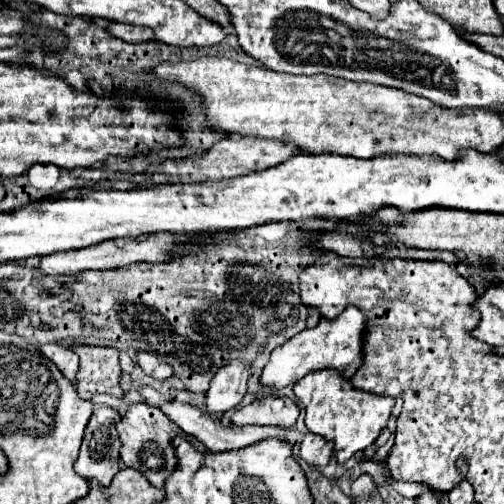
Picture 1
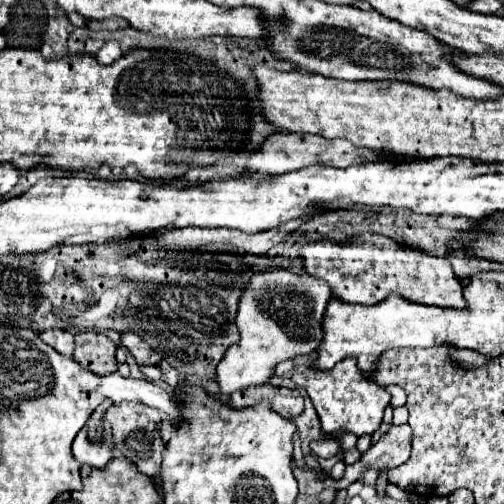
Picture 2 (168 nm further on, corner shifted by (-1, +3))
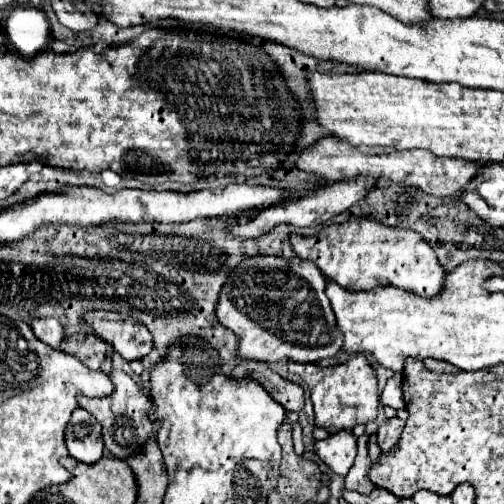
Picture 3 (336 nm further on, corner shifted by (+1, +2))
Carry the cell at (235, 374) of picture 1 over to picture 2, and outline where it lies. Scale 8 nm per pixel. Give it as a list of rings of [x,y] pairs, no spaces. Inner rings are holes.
[[[286,269],[256,273],[238,305],[240,341],[226,351],[216,367],[220,393],[228,397],[234,391],[258,387],[270,379],[276,363],[316,351],[314,347],[322,341],[322,315],[328,299],[330,289],[318,279],[298,277]]]

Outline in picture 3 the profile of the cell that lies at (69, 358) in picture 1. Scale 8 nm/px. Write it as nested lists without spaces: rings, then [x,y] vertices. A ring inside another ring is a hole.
[[[34,318],[30,322],[36,338],[40,338],[44,344],[52,348],[60,348],[60,342],[64,340],[62,324],[56,318]]]

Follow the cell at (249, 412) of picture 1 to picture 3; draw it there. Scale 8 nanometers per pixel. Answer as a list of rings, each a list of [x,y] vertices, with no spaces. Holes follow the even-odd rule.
[[[254,360],[238,362],[236,368],[232,370],[232,378],[246,378],[246,376],[256,378],[266,388],[266,392],[278,404],[282,404],[286,410],[302,410],[304,408],[304,390],[302,390],[302,386],[282,378],[280,374],[270,370],[268,364],[256,364]]]

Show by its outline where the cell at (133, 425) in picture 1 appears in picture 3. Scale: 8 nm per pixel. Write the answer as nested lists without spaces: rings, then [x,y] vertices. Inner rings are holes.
[[[112,370],[110,372],[110,380],[114,384],[114,392],[106,398],[86,398],[86,396],[78,396],[78,404],[80,408],[88,410],[100,424],[102,424],[102,438],[104,438],[104,446],[116,456],[116,458],[128,458],[130,454],[134,454],[136,450],[140,450],[146,440],[150,436],[156,434],[158,424],[154,420],[148,418],[148,408],[150,402],[146,398],[146,394],[142,394],[142,390],[136,386],[136,382],[120,372],[120,370]]]

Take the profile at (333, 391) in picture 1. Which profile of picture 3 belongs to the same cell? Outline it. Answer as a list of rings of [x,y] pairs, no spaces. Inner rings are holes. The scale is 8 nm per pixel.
[[[364,354],[350,356],[348,362],[338,366],[316,366],[306,364],[300,372],[302,380],[312,392],[312,404],[316,414],[316,426],[326,428],[330,434],[336,434],[344,428],[354,428],[358,424],[368,424],[376,418],[378,412],[378,380],[374,368],[368,364]]]

